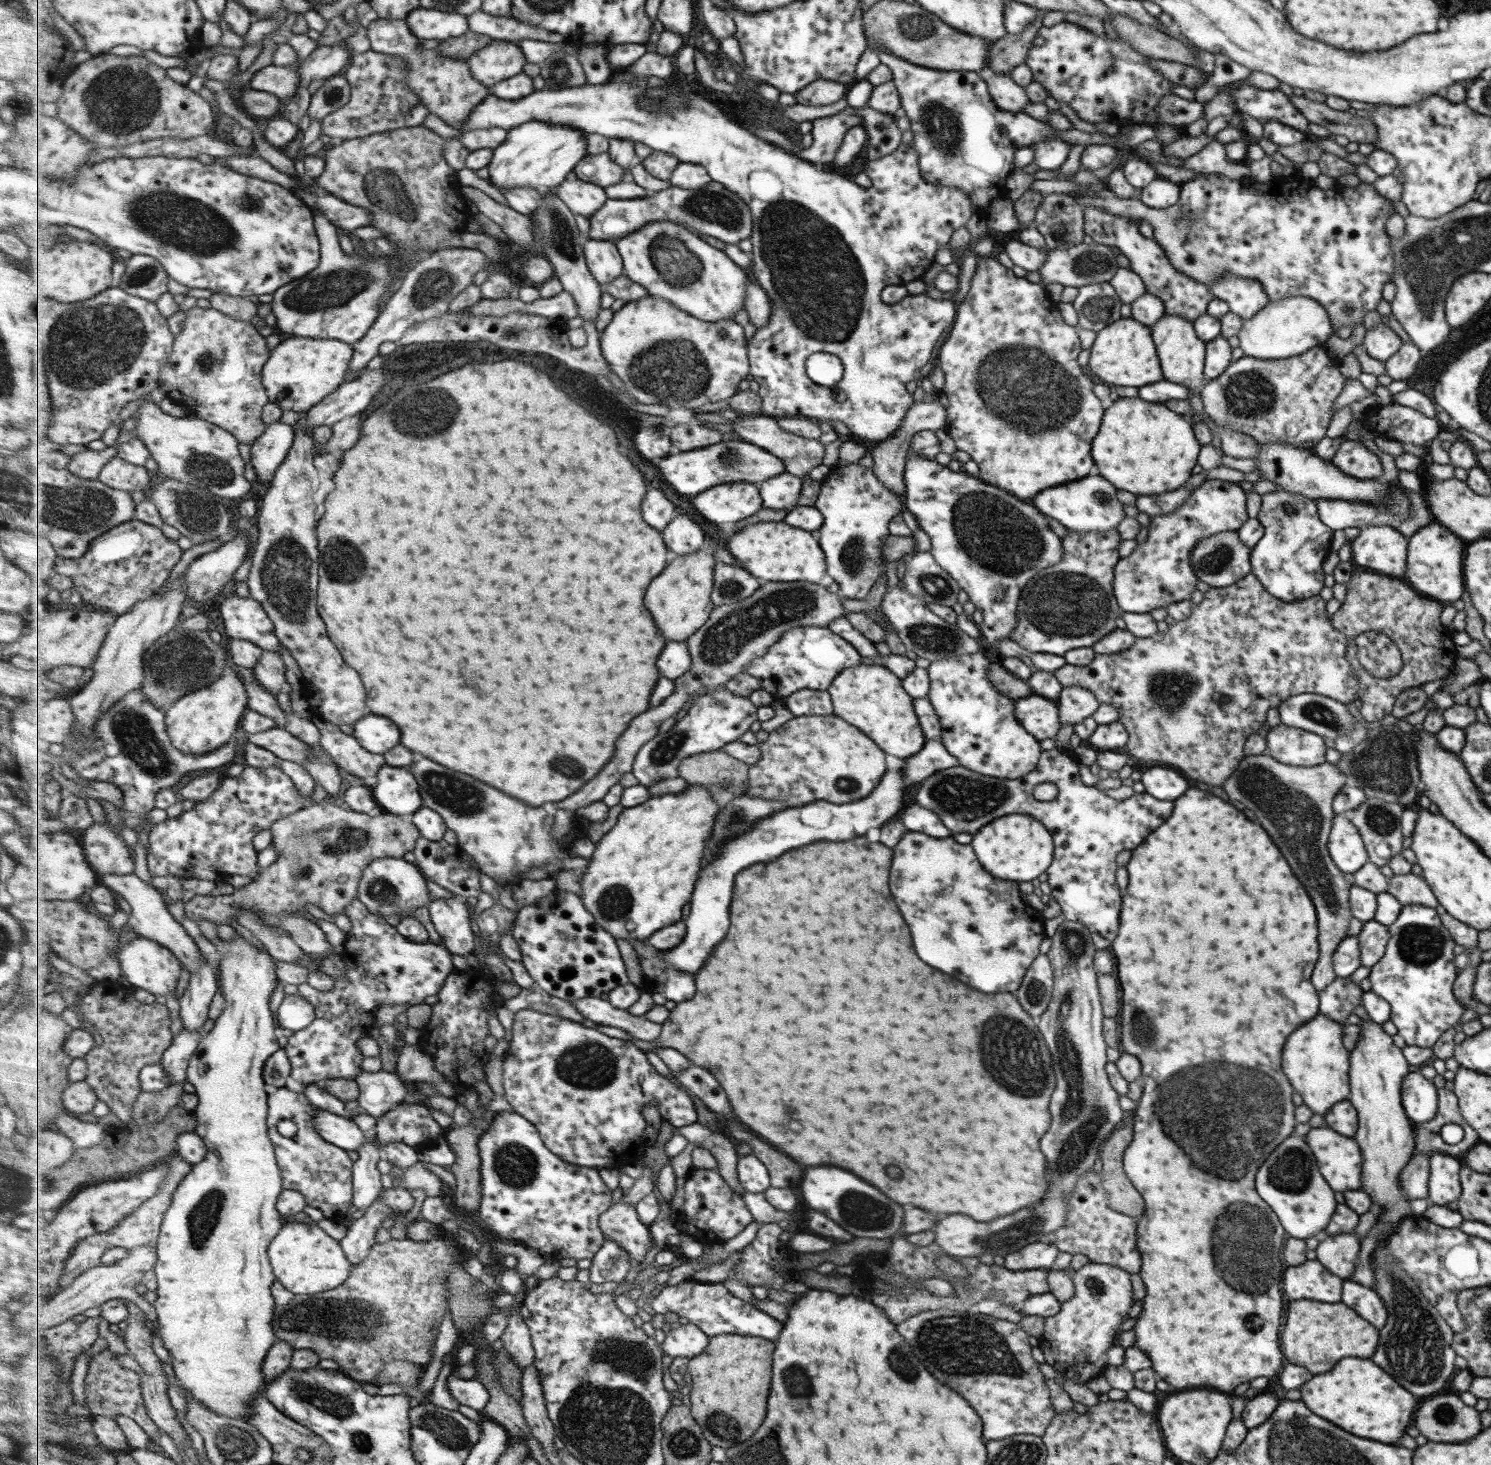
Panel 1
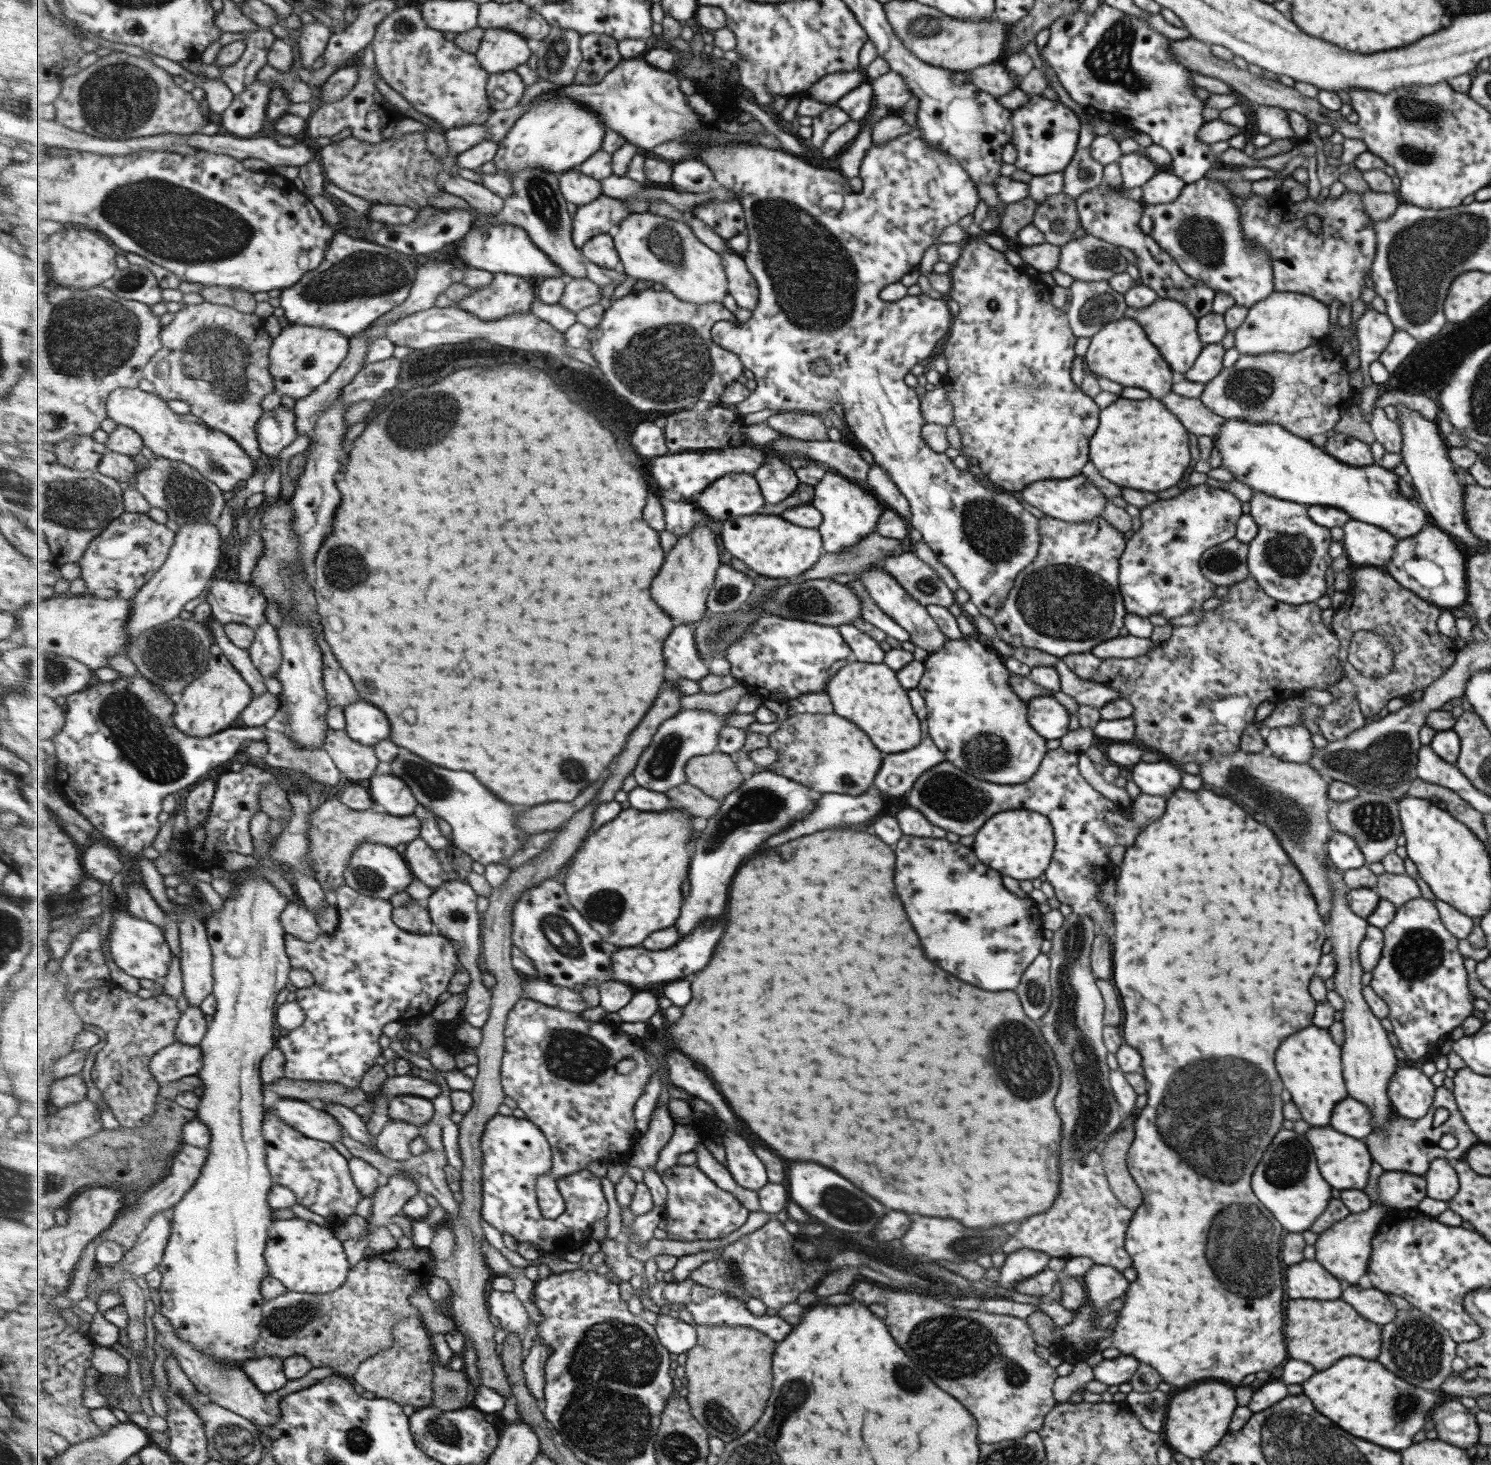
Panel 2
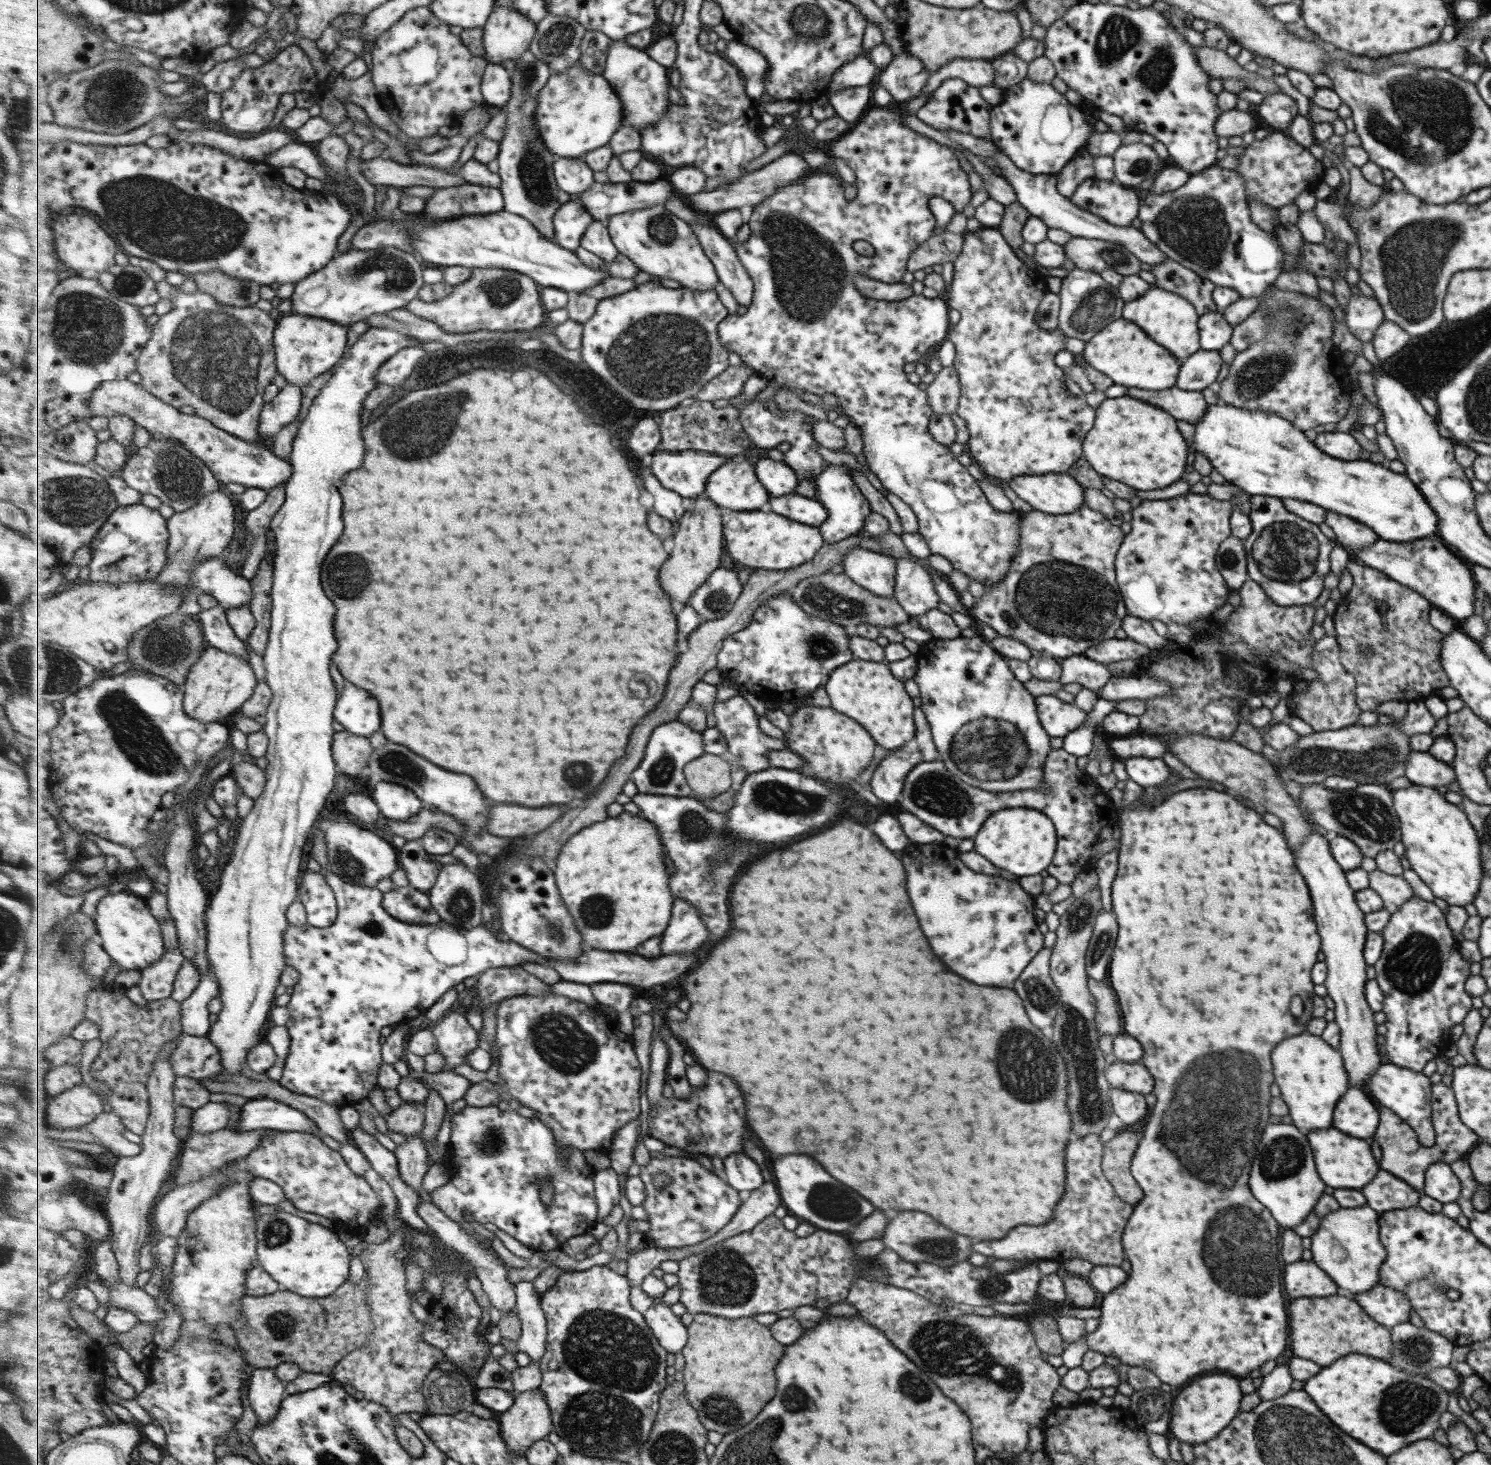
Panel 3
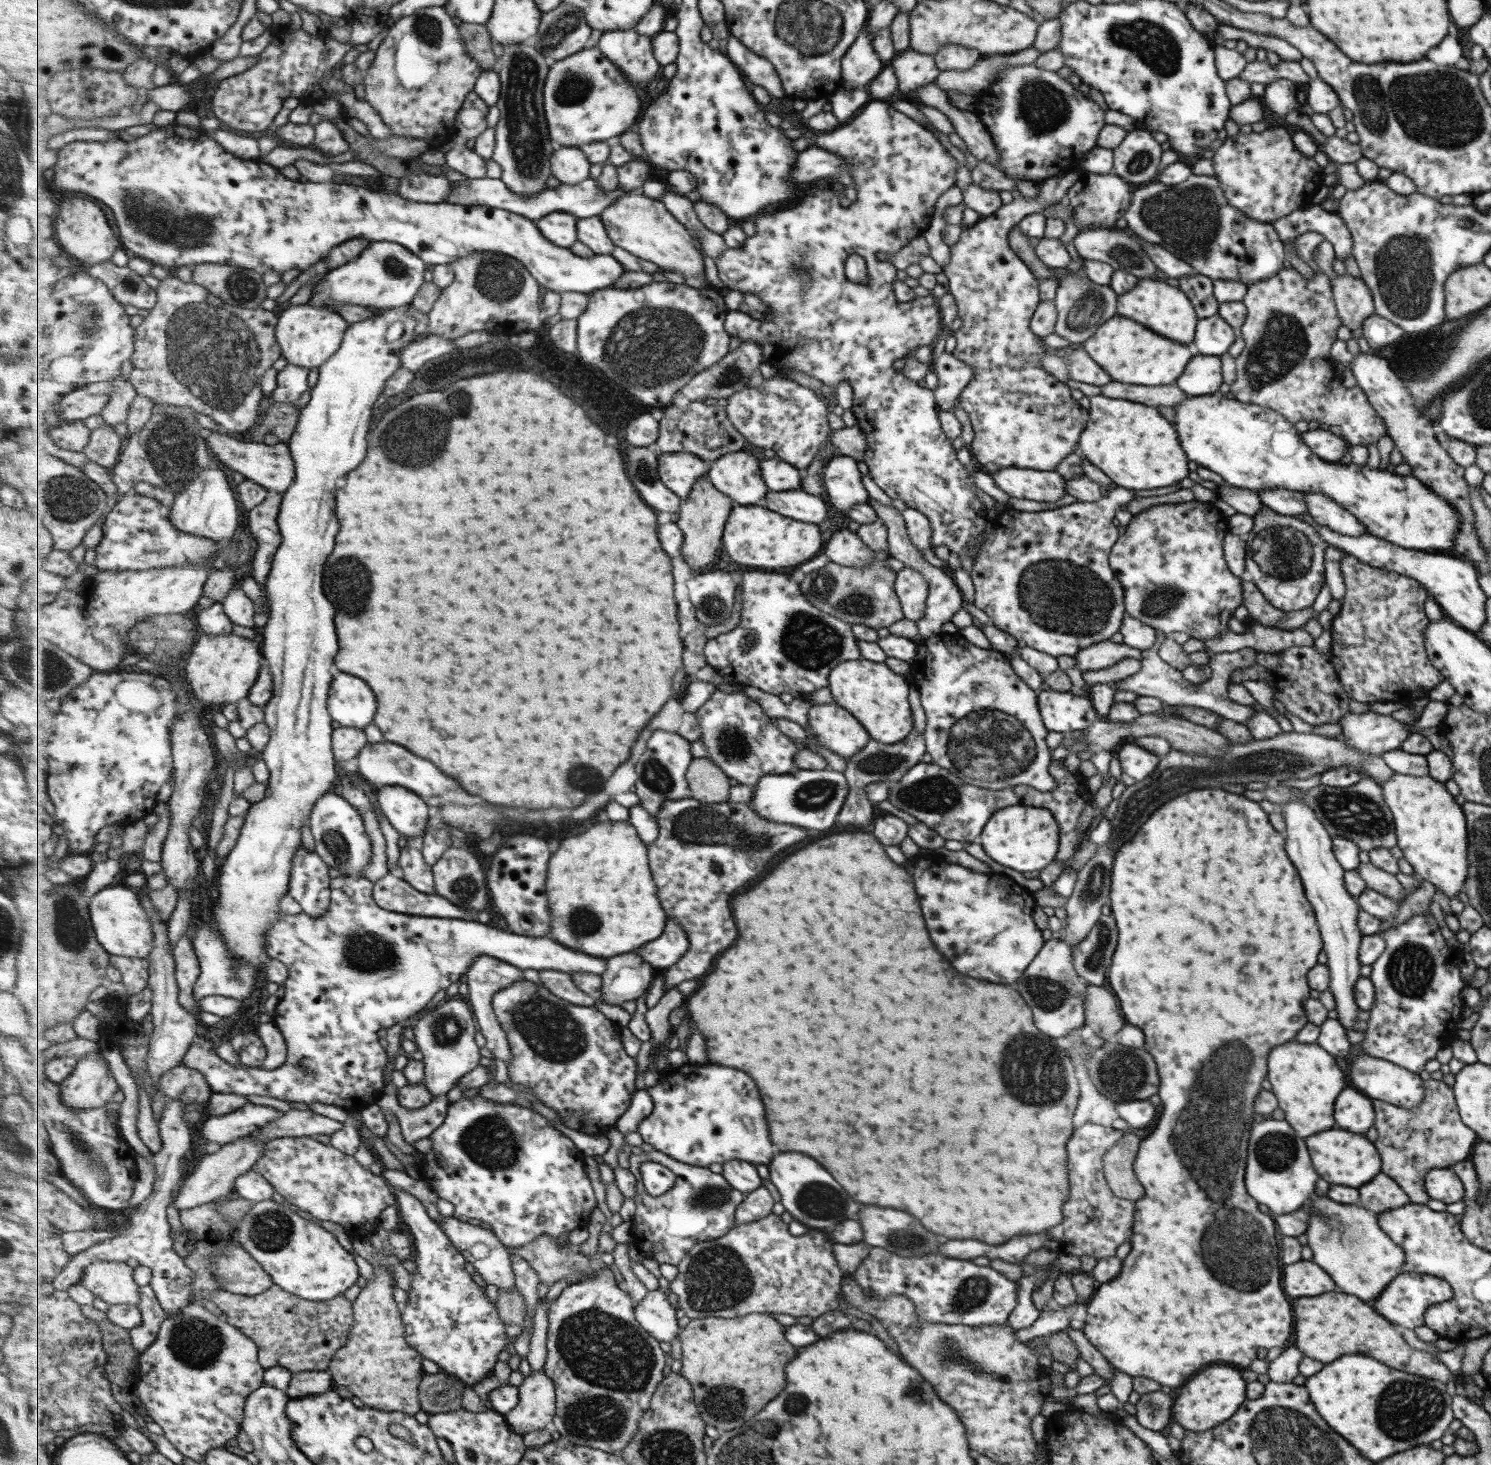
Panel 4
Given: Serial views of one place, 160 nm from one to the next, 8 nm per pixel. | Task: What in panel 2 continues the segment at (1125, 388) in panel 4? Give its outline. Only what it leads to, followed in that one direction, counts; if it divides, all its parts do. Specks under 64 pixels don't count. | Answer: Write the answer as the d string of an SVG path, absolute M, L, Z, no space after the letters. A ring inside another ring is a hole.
M1169 391L1167 396L1161 398L1161 402L1167 410L1171 410L1177 416L1185 430L1195 436L1205 435L1213 440L1226 421L1226 418L1205 408L1198 398L1185 398Z

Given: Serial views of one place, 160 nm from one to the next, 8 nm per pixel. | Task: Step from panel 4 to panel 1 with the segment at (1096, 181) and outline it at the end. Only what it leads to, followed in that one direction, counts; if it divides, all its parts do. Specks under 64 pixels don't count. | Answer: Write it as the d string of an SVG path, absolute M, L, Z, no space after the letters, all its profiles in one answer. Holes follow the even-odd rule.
M1083 207L1083 233L1095 243L1119 249L1127 257L1129 269L1139 276L1147 293L1156 296L1164 306L1164 314L1174 313L1185 320L1194 321L1206 313L1206 304L1214 297L1203 284L1179 273L1171 267L1163 249L1155 241L1143 238L1138 232L1138 223L1113 216L1095 207Z

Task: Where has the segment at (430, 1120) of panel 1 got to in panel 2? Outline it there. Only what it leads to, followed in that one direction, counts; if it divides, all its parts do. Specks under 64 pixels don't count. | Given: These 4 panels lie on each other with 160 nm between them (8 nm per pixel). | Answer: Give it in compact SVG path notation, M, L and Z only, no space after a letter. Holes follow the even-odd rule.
M400 1094L388 1102L390 1120L404 1120L425 1128L430 1120L437 1117L433 1102L429 1098L416 1094Z

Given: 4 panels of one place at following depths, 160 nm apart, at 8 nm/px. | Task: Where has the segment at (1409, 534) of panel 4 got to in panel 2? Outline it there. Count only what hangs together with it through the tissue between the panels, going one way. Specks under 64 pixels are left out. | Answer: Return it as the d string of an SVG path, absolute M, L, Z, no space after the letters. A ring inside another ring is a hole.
M1227 418L1218 436L1213 438L1213 444L1221 454L1220 466L1229 470L1235 481L1247 484L1253 492L1304 505L1339 508L1351 516L1351 519L1383 528L1397 540L1413 536L1425 524L1430 523L1423 508L1419 508L1416 492L1409 479L1403 479L1393 471L1381 468L1377 463L1359 467L1343 464L1329 456L1322 448L1293 436L1278 424L1253 424L1246 420Z

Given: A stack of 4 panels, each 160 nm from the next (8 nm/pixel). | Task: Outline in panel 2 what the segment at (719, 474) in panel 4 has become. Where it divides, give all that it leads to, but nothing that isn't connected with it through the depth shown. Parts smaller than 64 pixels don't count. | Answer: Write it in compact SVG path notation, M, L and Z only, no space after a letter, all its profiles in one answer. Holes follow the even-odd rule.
M733 472L710 484L696 500L709 519L729 520L757 514L765 506L761 492L755 475Z

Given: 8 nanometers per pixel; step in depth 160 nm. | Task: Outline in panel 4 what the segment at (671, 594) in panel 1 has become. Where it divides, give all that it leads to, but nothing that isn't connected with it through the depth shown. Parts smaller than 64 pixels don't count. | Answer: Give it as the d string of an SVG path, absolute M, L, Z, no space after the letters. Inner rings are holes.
M707 475L698 479L689 498L682 499L682 509L676 523L684 534L682 556L695 575L703 572L715 560L715 554L723 544L723 530L731 516L731 510L733 510L733 500L719 491Z

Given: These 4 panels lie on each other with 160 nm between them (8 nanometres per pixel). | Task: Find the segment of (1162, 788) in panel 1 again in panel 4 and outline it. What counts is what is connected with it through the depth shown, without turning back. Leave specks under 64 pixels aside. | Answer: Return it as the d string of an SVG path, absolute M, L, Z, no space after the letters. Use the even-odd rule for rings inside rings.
M1128 741L1121 744L1114 752L1120 762L1121 775L1117 782L1122 782L1125 786L1135 784L1150 775L1152 770L1158 765L1159 756Z

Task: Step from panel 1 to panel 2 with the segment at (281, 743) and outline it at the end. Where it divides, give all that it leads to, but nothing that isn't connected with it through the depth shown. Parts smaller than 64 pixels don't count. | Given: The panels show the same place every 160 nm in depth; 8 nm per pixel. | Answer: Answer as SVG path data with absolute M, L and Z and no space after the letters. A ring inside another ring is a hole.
M140 673L136 674L135 676L127 676L125 678L119 677L114 681L109 681L107 683L95 681L89 688L83 690L83 692L70 695L68 698L65 698L63 700L64 705L67 707L67 710L66 710L67 721L66 721L65 727L63 728L63 731L53 740L51 740L49 745L50 749L53 751L55 755L55 758L57 759L57 766L58 766L58 773L59 773L58 782L56 781L56 787L58 788L56 801L61 801L61 800L65 801L67 799L70 802L70 806L75 808L75 810L77 810L79 814L82 814L82 816L86 820L88 820L97 831L101 832L103 837L105 837L108 841L110 841L116 847L122 847L128 852L137 853L137 852L141 852L141 850L145 850L145 848L149 846L153 847L153 842L155 842L155 838L157 838L157 834L162 833L162 823L159 822L159 814L161 814L161 812L164 811L163 805L164 805L164 798L166 796L169 796L170 794L175 794L175 792L179 792L179 790L183 790L184 788L187 788L189 784L195 784L195 782L199 782L199 780L201 780L203 776L207 776L207 772L209 772L209 770L215 770L217 766L221 766L221 764L225 764L225 762L231 761L233 756L239 753L249 742L265 741L265 730L267 730L265 726L261 726L261 727L243 726L241 728L230 727L229 729L225 729L222 732L215 734L214 736L203 737L203 739L201 739L201 737L189 737L189 735L183 733L183 730L178 728L178 724L177 722L175 722L175 715L177 712L177 701L178 701L178 698L167 695L167 693L163 692L163 688L159 687L159 685L153 685L153 682L151 680L141 675Z

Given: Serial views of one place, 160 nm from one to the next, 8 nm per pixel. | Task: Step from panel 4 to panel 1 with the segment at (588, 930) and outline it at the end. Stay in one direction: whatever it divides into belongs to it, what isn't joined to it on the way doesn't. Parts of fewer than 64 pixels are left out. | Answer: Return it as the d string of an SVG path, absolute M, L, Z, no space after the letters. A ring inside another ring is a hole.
M691 784L683 792L674 795L652 796L647 802L639 804L639 806L624 808L619 814L615 826L597 842L589 861L588 871L580 881L582 889L581 898L587 910L594 913L598 923L603 926L603 928L606 928L607 932L610 932L615 938L622 938L629 942L635 939L648 940L650 936L653 936L657 931L661 931L662 928L673 923L678 923L679 920L683 918L683 906L689 904L691 898L693 898L693 890L695 890L695 884L697 884L697 880L699 880L699 872L701 872L704 867L703 864L705 864L703 860L706 858L708 840L711 838L711 835L713 835L715 819L717 819L721 809L722 807L714 800L711 791L707 790L707 787Z

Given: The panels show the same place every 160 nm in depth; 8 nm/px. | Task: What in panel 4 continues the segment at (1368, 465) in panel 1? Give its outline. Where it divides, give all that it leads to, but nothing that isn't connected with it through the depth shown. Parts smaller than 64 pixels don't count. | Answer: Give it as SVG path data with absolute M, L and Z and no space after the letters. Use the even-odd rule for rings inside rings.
M1317 428L1299 433L1299 436L1311 452L1325 462L1337 463L1348 450L1346 440L1333 435L1329 430Z

